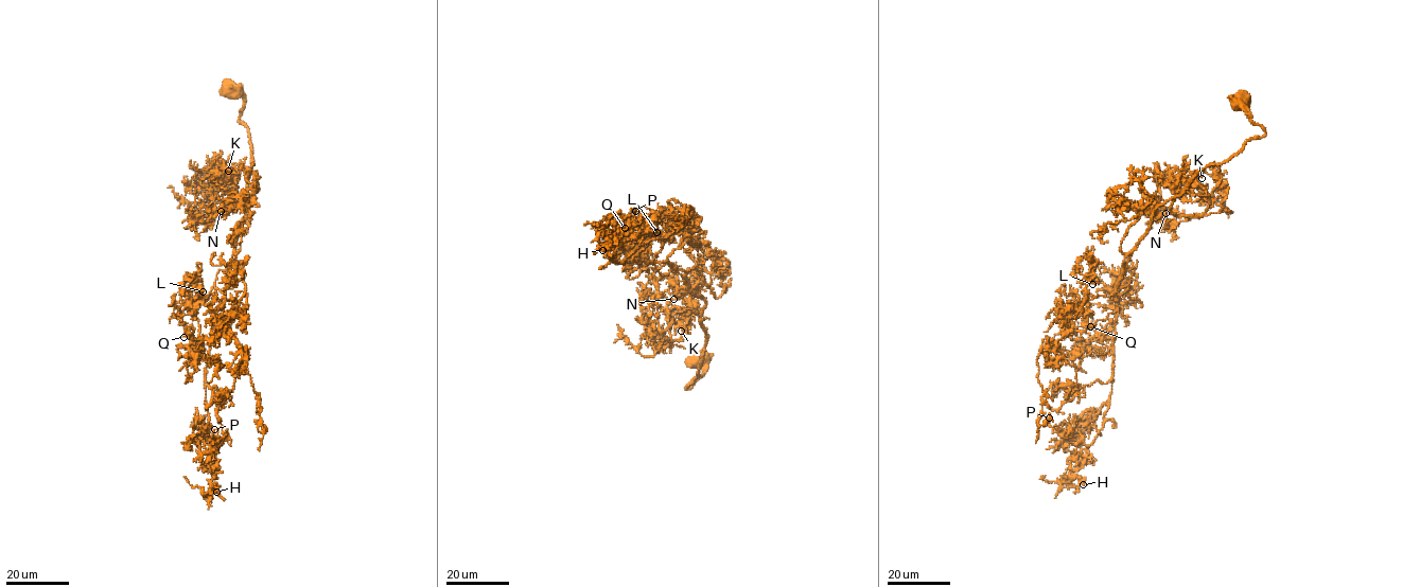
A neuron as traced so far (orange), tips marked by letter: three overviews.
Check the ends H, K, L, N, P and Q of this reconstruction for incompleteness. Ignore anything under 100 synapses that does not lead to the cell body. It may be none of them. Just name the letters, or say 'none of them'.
none of them

